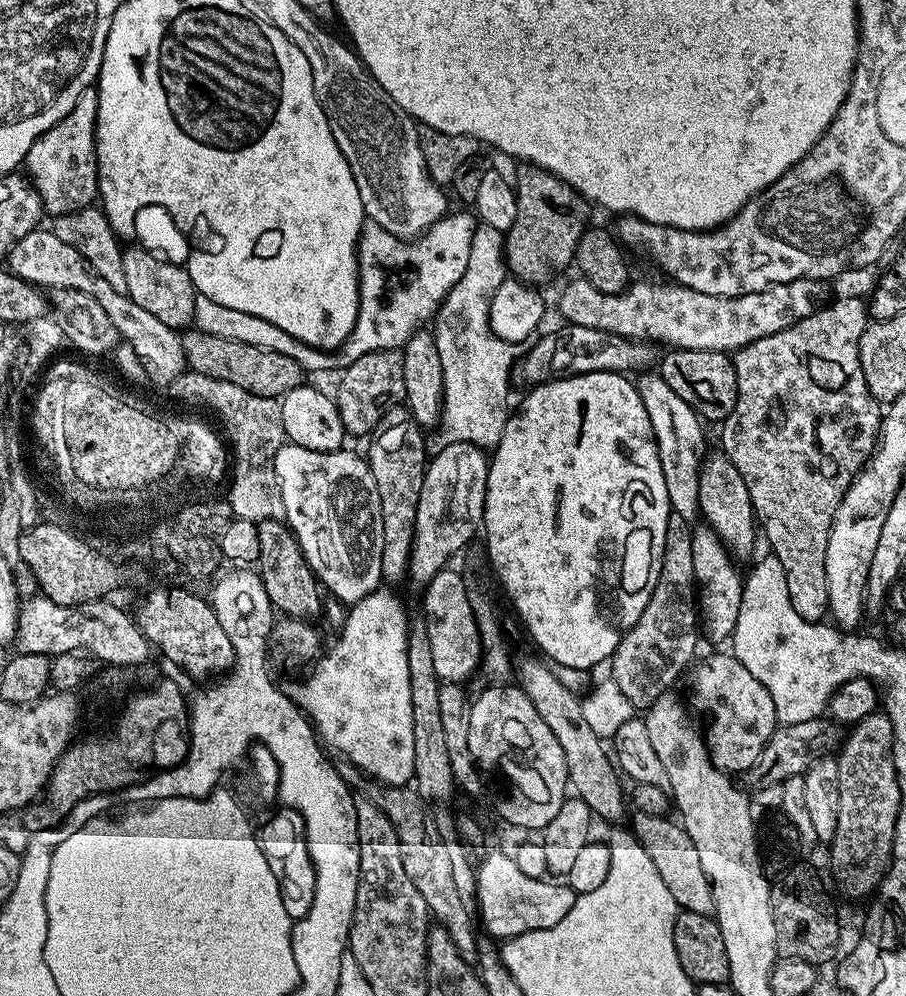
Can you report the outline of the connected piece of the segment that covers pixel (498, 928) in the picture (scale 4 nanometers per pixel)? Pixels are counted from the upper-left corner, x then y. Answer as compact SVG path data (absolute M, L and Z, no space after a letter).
M492 850L481 864L479 861L475 865L475 869L474 908L476 904L479 923L480 920L484 923L485 930L489 932L485 933L489 937L500 942L507 942L513 936L521 936L534 930L558 926L558 922L562 922L562 918L570 914L578 895L566 882L553 882L548 878L526 878L526 874L518 870L515 859L507 851Z

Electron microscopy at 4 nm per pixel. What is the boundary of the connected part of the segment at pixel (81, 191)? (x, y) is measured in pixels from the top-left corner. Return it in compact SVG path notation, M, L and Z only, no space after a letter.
M95 87L84 88L66 114L50 130L46 130L30 146L23 167L26 175L38 190L42 206L49 217L55 218L79 208L93 207L100 187L96 169L96 119L98 94Z

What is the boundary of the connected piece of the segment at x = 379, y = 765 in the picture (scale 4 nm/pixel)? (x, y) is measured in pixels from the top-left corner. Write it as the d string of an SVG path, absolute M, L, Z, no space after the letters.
M377 590L347 609L336 645L311 665L312 673L294 692L294 699L333 753L346 757L381 784L404 786L414 777L414 706L410 703L410 665L406 663L410 619L403 602L392 592Z

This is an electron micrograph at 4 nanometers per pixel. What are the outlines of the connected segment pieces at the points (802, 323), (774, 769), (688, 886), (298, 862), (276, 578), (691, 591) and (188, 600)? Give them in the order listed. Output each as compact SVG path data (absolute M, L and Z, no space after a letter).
M844 296L841 300L833 299L823 306L802 318L794 326L782 330L778 334L770 334L766 338L758 338L758 342L750 342L745 348L737 348L732 356L732 365L736 371L738 382L738 394L736 405L724 421L720 432L719 447L738 466L738 474L742 474L742 482L746 482L746 490L750 490L750 502L752 510L756 514L759 527L762 529L762 536L768 539L771 555L782 562L782 570L786 570L786 590L790 590L790 606L794 606L797 612L806 622L814 623L823 621L828 616L828 595L826 594L826 546L832 529L832 519L851 486L852 479L861 472L878 447L880 435L880 422L882 419L881 405L872 397L866 386L866 378L862 374L862 362L860 361L860 339L864 329L870 323L870 313L867 303L856 296Z
M828 718L794 722L793 725L786 724L777 727L770 742L762 746L762 754L758 754L758 762L754 762L754 766L750 766L747 772L743 773L743 787L748 790L772 787L775 789L791 776L803 776L811 764L825 755L826 750L839 749L841 743L841 725Z
M636 812L633 817L632 824L630 823L631 831L636 833L638 842L644 847L646 854L650 854L650 862L658 866L662 882L666 882L670 894L674 894L677 909L712 916L716 910L712 884L698 862L698 849L694 847L694 842L690 842L690 834L686 834L684 825L668 816L647 816Z
M293 808L279 811L264 825L259 825L258 839L262 854L270 870L274 870L274 878L282 890L282 903L286 906L286 914L290 914L290 918L295 922L301 920L310 910L316 889L316 871L308 849L304 816L295 812Z
M283 519L262 520L257 523L260 558L258 573L262 585L266 588L273 609L277 613L294 620L311 621L312 616L320 616L322 612L322 585L312 572L311 566L302 554L300 544Z
M669 511L666 522L666 542L662 550L662 570L658 574L658 582L654 586L654 594L650 594L650 602L646 602L646 610L634 622L634 626L618 642L616 652L610 658L612 672L610 679L630 698L637 710L652 707L658 697L665 695L668 688L693 663L692 655L696 652L696 632L698 636L698 589L694 574L694 542L692 541L693 525L682 514Z
M176 587L180 588L156 588L153 590L152 593L149 594L148 597L145 598L145 600L138 601L136 604L136 612L134 611L134 619L136 621L136 624L140 627L140 629L142 630L142 634L148 640L149 645L151 645L153 649L160 648L161 654L164 655L170 663L177 664L177 666L180 668L185 668L185 670L188 671L190 675L208 676L211 674L211 672L220 672L216 674L227 673L229 669L231 669L236 663L235 650L234 646L231 645L230 639L226 636L225 631L222 630L221 623L218 622L218 618L215 616L215 611L212 608L211 603L209 603L209 601L205 599L205 597L203 600L202 597L195 596L195 594L192 592L187 592L187 587Z

